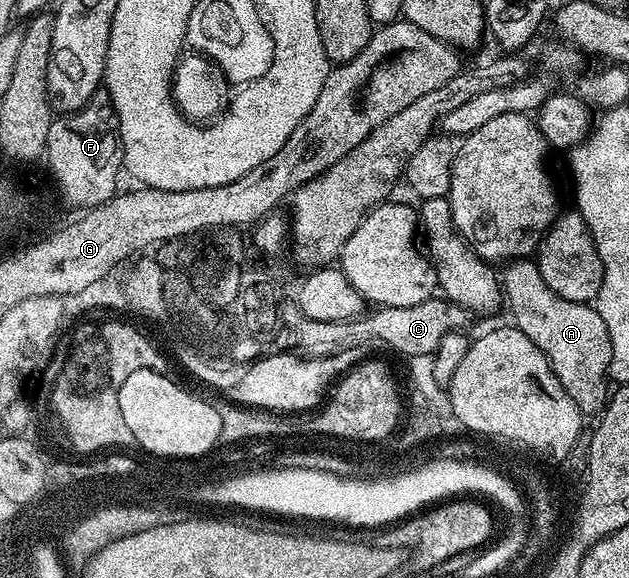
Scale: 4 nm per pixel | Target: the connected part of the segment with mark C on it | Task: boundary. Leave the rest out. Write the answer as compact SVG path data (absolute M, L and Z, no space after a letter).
M432 297L421 301L421 305L401 305L400 307L380 307L368 310L357 319L341 321L313 321L301 313L298 302L283 301L280 305L279 326L274 332L274 350L279 353L301 355L309 359L324 359L341 353L350 347L367 345L370 339L384 343L391 351L403 357L419 354L434 355L441 337L451 331L466 328L468 312L456 303L442 297Z

